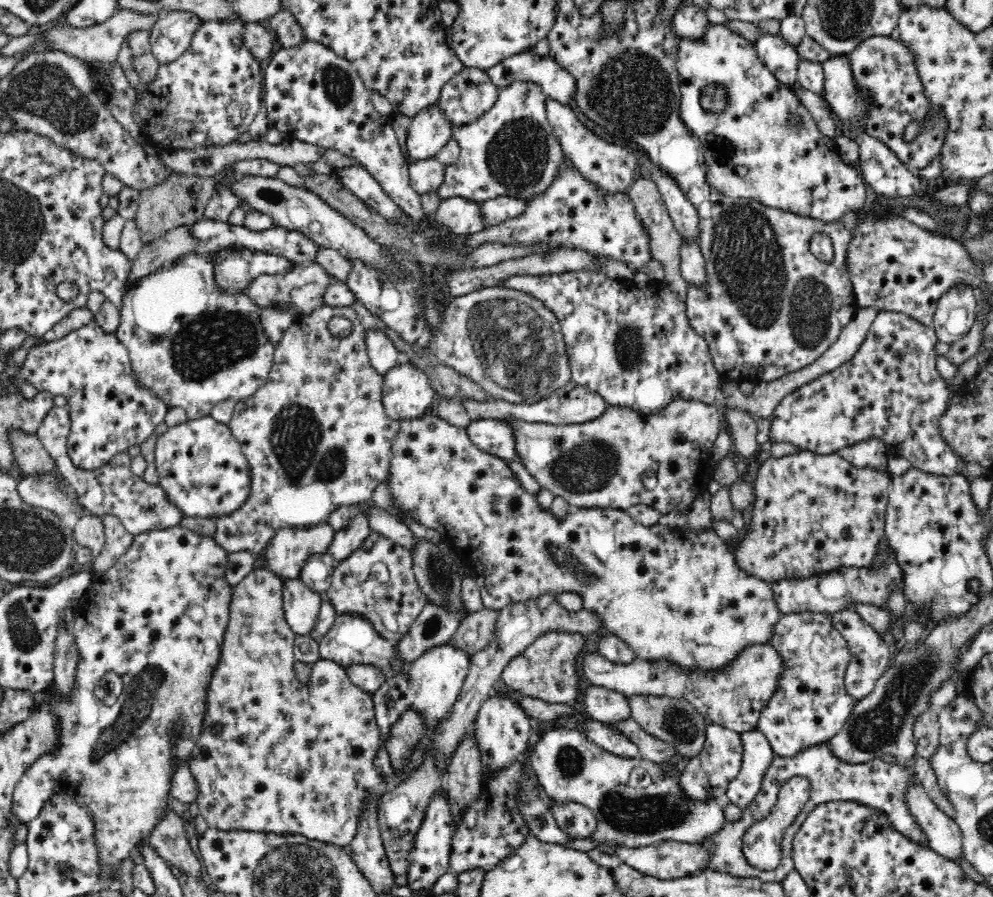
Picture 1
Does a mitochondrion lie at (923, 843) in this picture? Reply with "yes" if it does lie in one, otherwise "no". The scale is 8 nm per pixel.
no

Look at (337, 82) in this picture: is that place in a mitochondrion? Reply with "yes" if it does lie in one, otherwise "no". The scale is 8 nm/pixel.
yes

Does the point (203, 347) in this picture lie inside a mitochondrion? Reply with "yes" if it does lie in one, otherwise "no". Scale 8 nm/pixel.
yes

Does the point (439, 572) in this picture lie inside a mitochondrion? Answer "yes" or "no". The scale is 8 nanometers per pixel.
yes

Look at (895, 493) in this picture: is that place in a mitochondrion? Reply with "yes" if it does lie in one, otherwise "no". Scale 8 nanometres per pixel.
no

